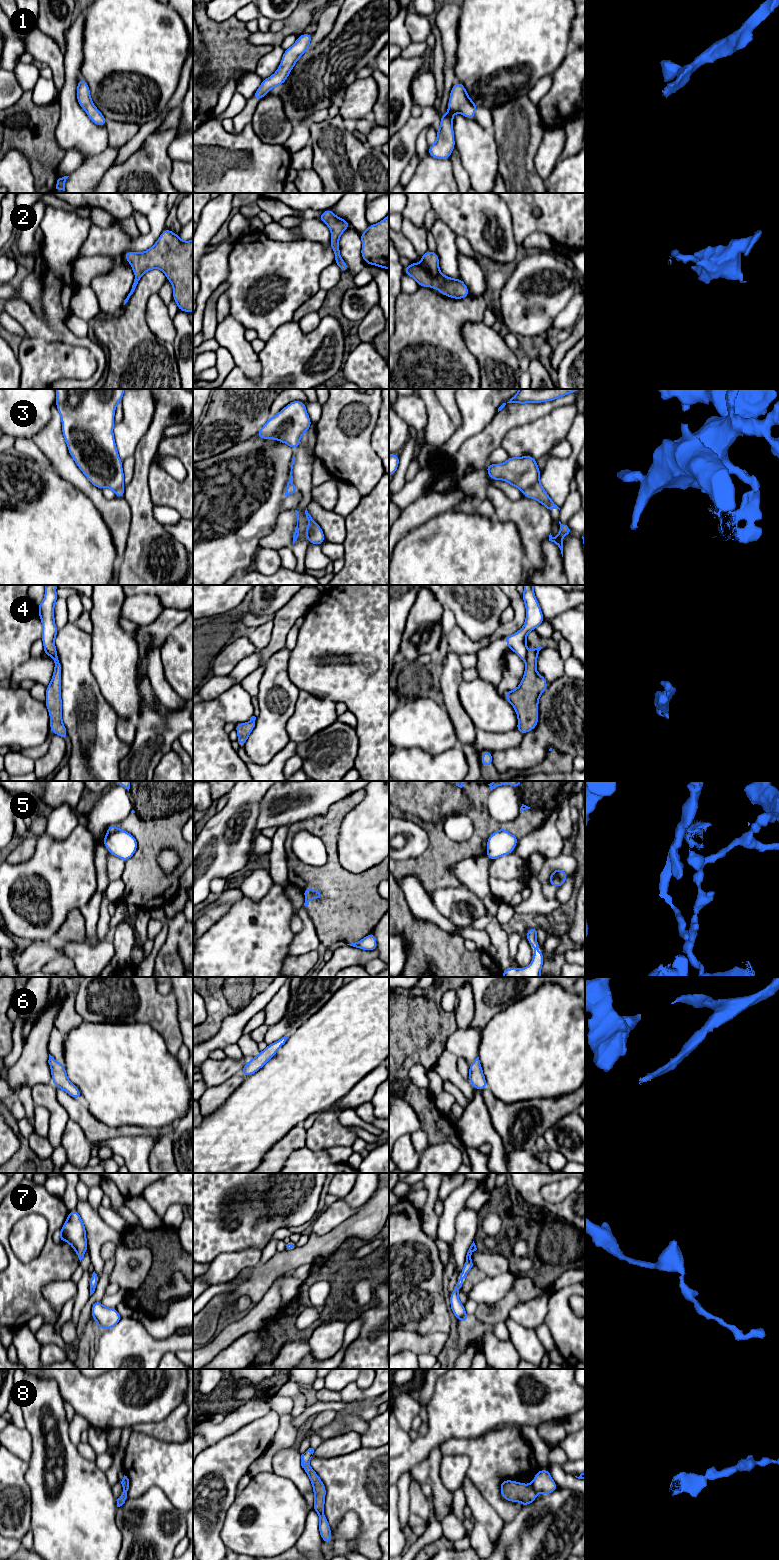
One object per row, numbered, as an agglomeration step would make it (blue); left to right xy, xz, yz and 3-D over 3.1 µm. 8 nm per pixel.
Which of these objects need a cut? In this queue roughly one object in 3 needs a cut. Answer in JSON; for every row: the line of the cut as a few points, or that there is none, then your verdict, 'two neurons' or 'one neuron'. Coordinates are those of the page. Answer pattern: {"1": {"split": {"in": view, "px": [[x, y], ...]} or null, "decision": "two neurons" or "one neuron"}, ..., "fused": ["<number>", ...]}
{"1": {"split": null, "decision": "one neuron"}, "2": {"split": null, "decision": "one neuron"}, "3": {"split": {"in": "xz", "px": [[316, 523], [308, 539]]}, "decision": "two neurons"}, "4": {"split": {"in": "yz", "px": [[528, 652], [524, 659]]}, "decision": "two neurons"}, "5": {"split": {"in": "xy", "px": [[118, 829], [107, 833]]}, "decision": "two neurons"}, "6": {"split": null, "decision": "one neuron"}, "7": {"split": null, "decision": "one neuron"}, "8": {"split": {"in": "yz", "px": [[530, 1485], [536, 1491]]}, "decision": "two neurons"}, "fused": ["3", "4", "5", "8"]}

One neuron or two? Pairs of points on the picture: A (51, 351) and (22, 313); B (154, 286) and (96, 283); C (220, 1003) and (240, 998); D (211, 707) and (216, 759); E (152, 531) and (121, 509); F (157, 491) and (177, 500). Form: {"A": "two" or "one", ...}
{"A": "two", "B": "two", "C": "one", "D": "one", "E": "two", "F": "one"}

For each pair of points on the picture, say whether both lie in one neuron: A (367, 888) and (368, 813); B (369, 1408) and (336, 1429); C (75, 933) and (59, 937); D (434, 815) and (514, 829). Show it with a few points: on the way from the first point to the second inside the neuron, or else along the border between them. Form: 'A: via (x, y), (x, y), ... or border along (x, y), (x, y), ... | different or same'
A: border along (378, 864), (357, 873), (351, 873), (344, 869) | different
B: via (359, 1408), (350, 1409), (339, 1419) | same
C: via (71, 933), (63, 935) | same
D: via (454, 802), (469, 802), (494, 826) | same

